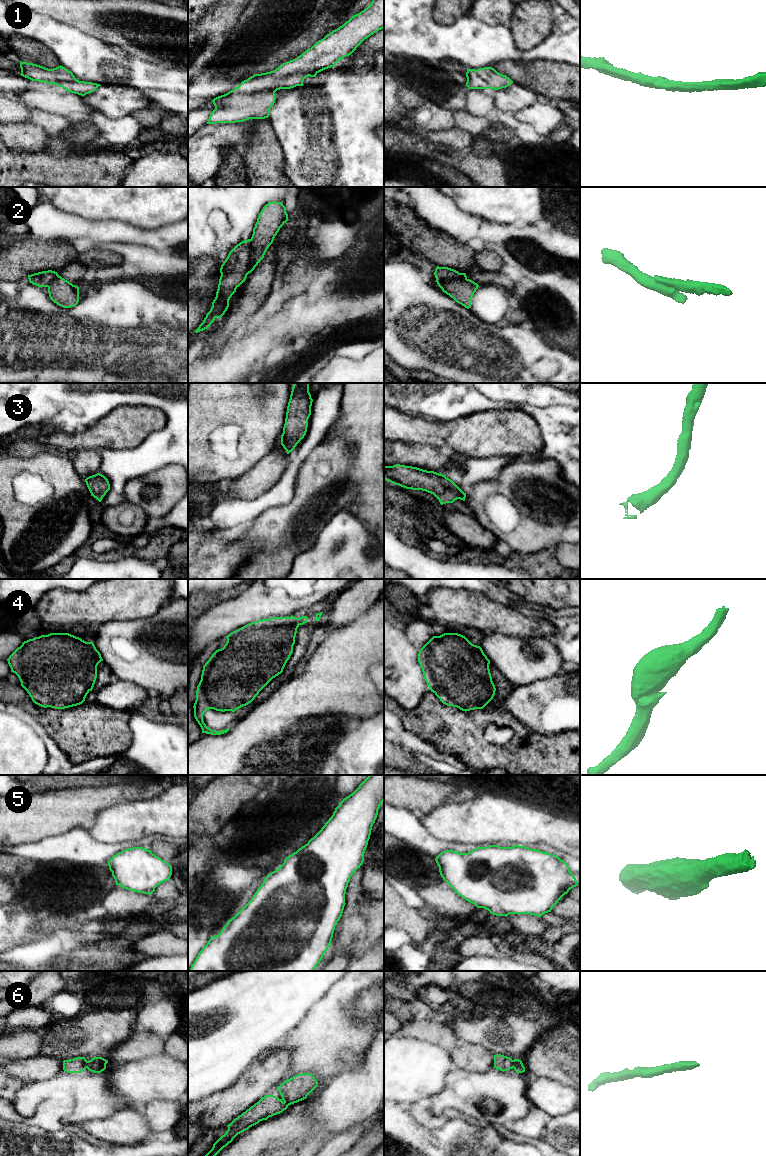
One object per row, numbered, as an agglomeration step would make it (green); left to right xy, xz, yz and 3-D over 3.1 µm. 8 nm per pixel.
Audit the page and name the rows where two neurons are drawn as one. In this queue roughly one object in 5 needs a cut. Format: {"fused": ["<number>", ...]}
{"fused": ["2"]}

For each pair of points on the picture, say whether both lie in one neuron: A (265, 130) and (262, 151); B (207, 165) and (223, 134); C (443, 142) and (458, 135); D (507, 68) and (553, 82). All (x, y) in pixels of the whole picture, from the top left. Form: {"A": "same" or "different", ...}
{"A": "same", "B": "same", "C": "same", "D": "same"}

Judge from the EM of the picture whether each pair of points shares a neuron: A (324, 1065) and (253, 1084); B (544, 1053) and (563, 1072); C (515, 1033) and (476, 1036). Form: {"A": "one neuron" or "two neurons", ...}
{"A": "two neurons", "B": "one neuron", "C": "one neuron"}

